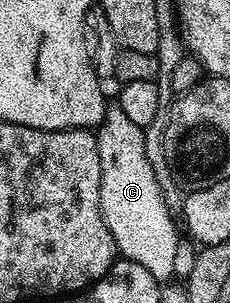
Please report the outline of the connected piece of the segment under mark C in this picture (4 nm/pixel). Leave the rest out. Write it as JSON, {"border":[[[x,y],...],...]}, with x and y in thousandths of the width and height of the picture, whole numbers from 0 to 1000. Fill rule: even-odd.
{"border":[[[570,389],[443,399],[417,426],[422,492],[439,525],[439,700],[539,855],[622,878],[691,931],[757,908],[765,812],[778,795],[752,743],[757,703],[700,644],[626,492],[630,426],[587,416]]]}

